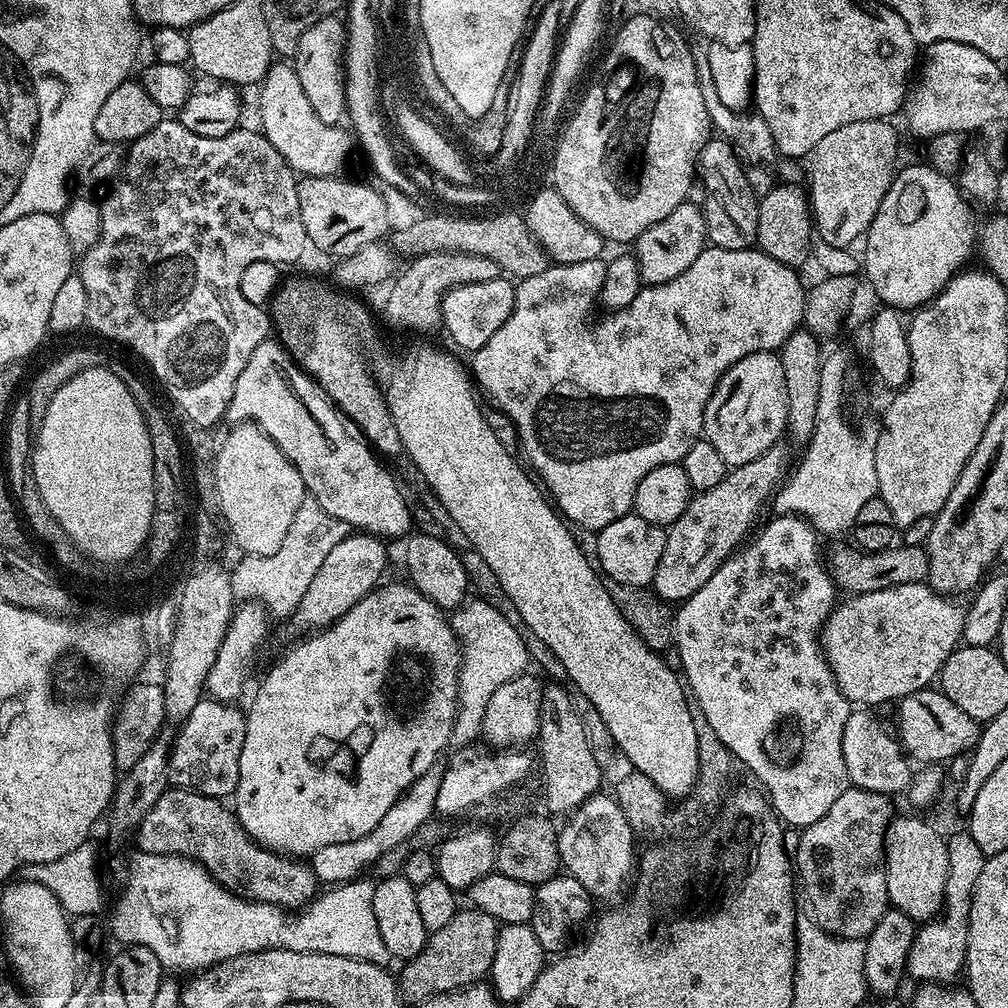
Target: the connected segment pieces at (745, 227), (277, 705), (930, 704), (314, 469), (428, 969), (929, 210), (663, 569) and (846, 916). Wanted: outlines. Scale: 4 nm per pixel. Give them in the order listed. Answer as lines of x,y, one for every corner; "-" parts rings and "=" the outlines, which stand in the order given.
723,138
709,139
700,152
698,176
705,188
702,207
706,218
708,244
726,250
753,247
758,234
760,202
756,192
750,190
748,173
736,149
=
381,583
372,589
341,620
327,628
313,631
309,640
286,653
264,676
252,705
246,708
246,742
242,742
242,758
238,770
238,786
234,793
234,811
240,825
252,835
261,848
270,848
289,858
310,858
322,846
354,842
362,834
370,834
382,818
386,818
394,802
422,774
437,765
436,759
444,747
449,747
452,727
458,706
458,678
460,677
460,642
445,609
426,598
411,583
=
929,686
909,696
903,696
895,705
896,728
900,747
913,761
924,766
936,766
939,760
950,760
971,753
980,737
981,725
966,710
961,710
946,694
=
269,338
254,346
250,362
246,362
242,374
238,374
234,382
234,394
228,403
226,416
229,421
232,419
232,422
248,421
257,424
276,443
278,450
282,450
284,457
292,461
302,478
307,495
314,497
318,506
326,510
326,514
334,514
334,518
345,520
349,529
381,538
404,538
409,535
408,527
412,524
412,512
408,509
409,497
401,481
394,475
393,469
391,472
390,469
384,468
385,461
359,435
350,431
340,409
292,361
292,357
275,339
=
474,906
467,907
461,907
456,911
454,918
450,918
450,922
446,922
446,926
442,926
442,930
431,933
424,949
413,960
407,961
401,967
404,969
398,972
398,983
400,995
404,997
405,1001
419,1002
438,994
456,992
459,988
468,988
471,984
481,983
491,973
501,925
490,914
486,914
=
927,163
897,171
863,241
864,272
881,305
915,310
933,300
952,281
967,265
964,263
976,240
976,220
971,210
959,183
=
783,443
775,444
766,450
766,454
758,454
754,462
746,462
737,468
729,467
718,486
696,492
679,518
667,525
666,546
662,558
658,558
658,570
654,570
650,585
661,601
676,606
691,598
706,586
706,582
710,582
714,570
718,570
718,566
722,566
722,562
745,543
764,499
766,504
785,479
788,452
784,447
=
850,786
818,822
800,833
794,853
794,872
812,916
833,936
864,940
878,926
878,918
889,911
884,835
894,818
892,802
891,795

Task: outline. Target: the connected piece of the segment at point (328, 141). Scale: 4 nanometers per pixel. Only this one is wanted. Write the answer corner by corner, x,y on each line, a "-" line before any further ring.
273,62
270,70
260,81
258,91
260,91
260,124
264,127
264,136
268,139
269,146
285,160
283,163
293,173
294,171
300,172
301,177
339,176
345,171
344,163
347,162
348,155
352,152
352,144
354,148
353,137
347,127
344,129
344,126
327,124
322,122
322,118
318,118
318,114
314,114
314,109
302,90
302,82
298,82
298,74
291,63

